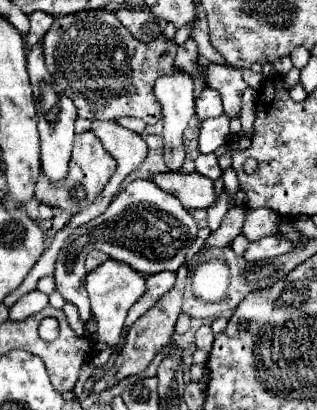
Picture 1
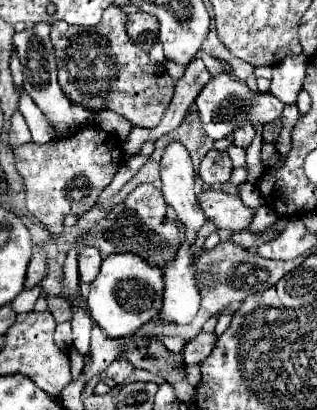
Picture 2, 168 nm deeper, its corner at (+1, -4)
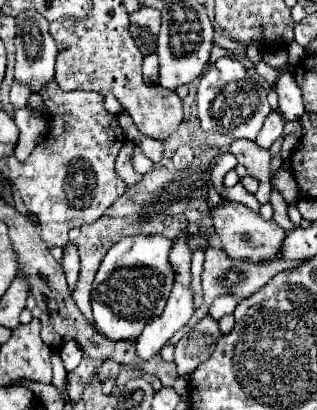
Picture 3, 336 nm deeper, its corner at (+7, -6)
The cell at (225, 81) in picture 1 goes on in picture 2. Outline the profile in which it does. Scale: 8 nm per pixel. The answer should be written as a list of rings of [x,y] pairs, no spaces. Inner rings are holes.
[[[241,124],[239,128],[235,128],[233,142],[235,142],[237,146],[247,148],[255,136],[257,136],[257,130],[255,130],[255,126],[253,126],[253,124]]]

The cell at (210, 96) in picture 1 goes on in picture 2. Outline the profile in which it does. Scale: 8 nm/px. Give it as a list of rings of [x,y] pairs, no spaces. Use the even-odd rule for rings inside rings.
[[[227,74],[211,78],[209,84],[197,96],[195,104],[197,104],[197,110],[201,114],[203,128],[205,128],[207,136],[213,138],[213,140],[227,138],[245,120],[253,120],[253,126],[257,128],[257,132],[261,132],[261,128],[265,124],[281,118],[281,112],[283,112],[283,106],[285,106],[281,100],[275,100],[275,96],[267,96],[265,92],[251,94],[251,90],[247,88],[245,82],[233,80]]]

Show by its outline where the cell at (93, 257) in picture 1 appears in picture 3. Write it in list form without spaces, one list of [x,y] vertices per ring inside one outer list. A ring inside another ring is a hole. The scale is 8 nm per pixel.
[[[67,244],[67,246],[63,248],[61,266],[63,266],[63,270],[65,270],[69,290],[73,290],[75,284],[77,284],[77,278],[79,278],[79,252],[77,252],[77,246],[75,246],[75,244]]]

